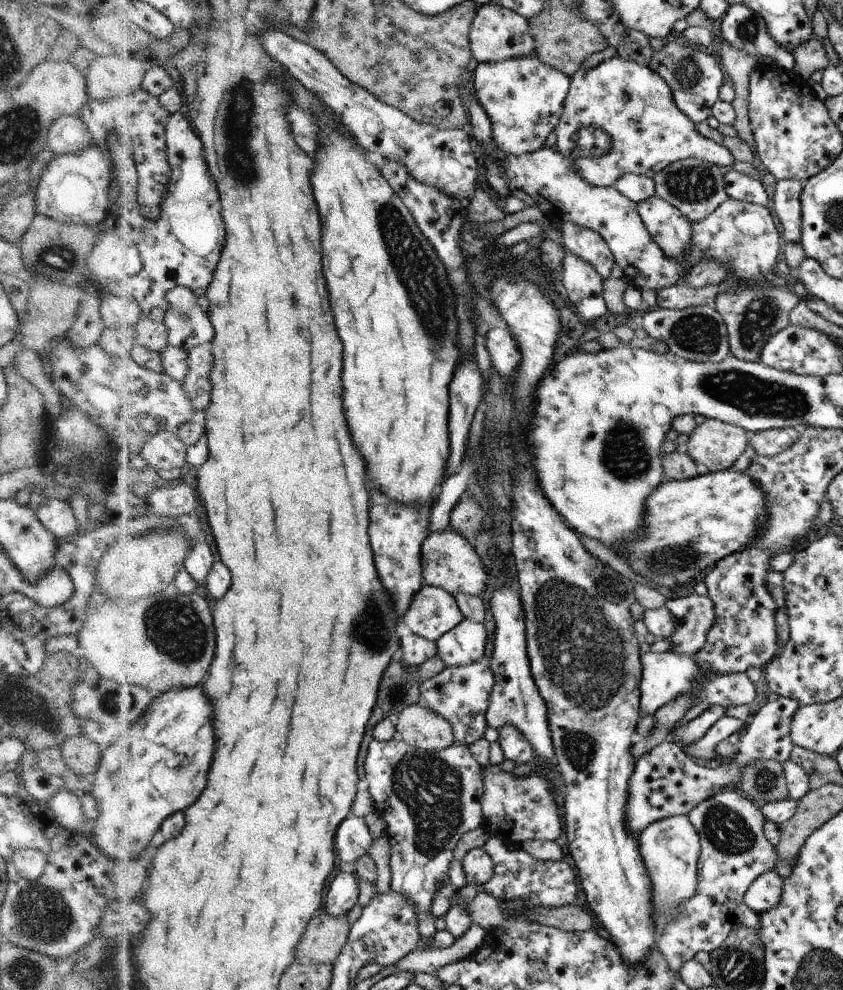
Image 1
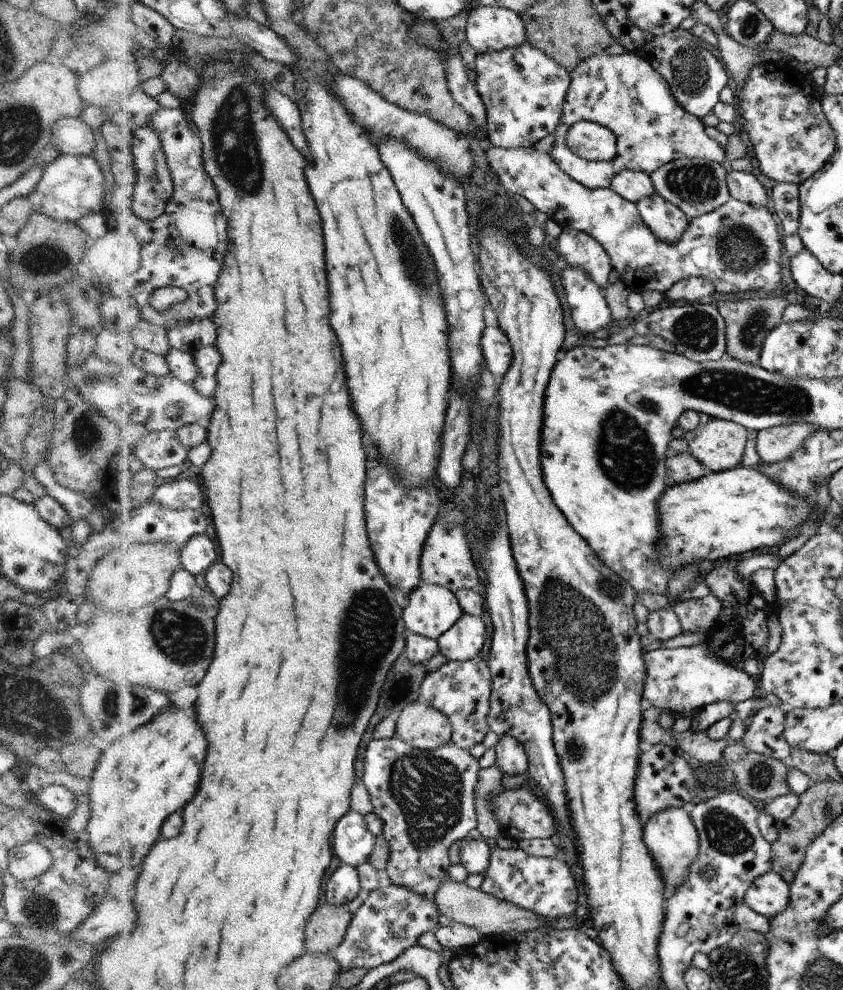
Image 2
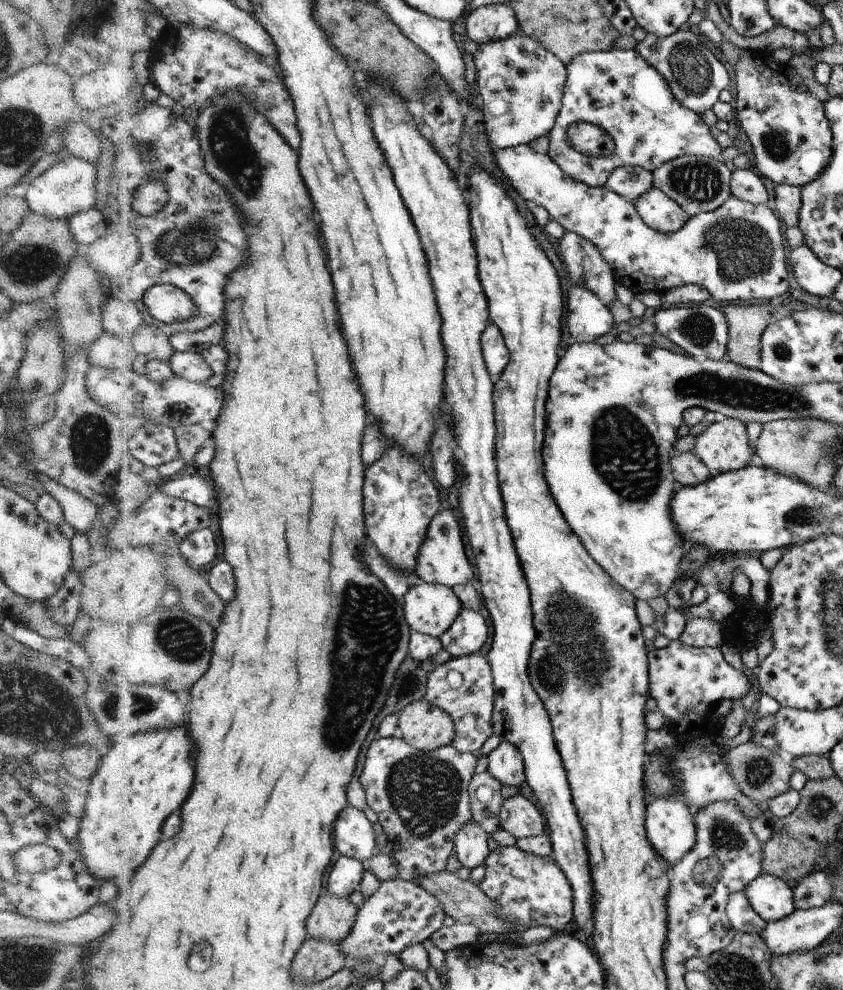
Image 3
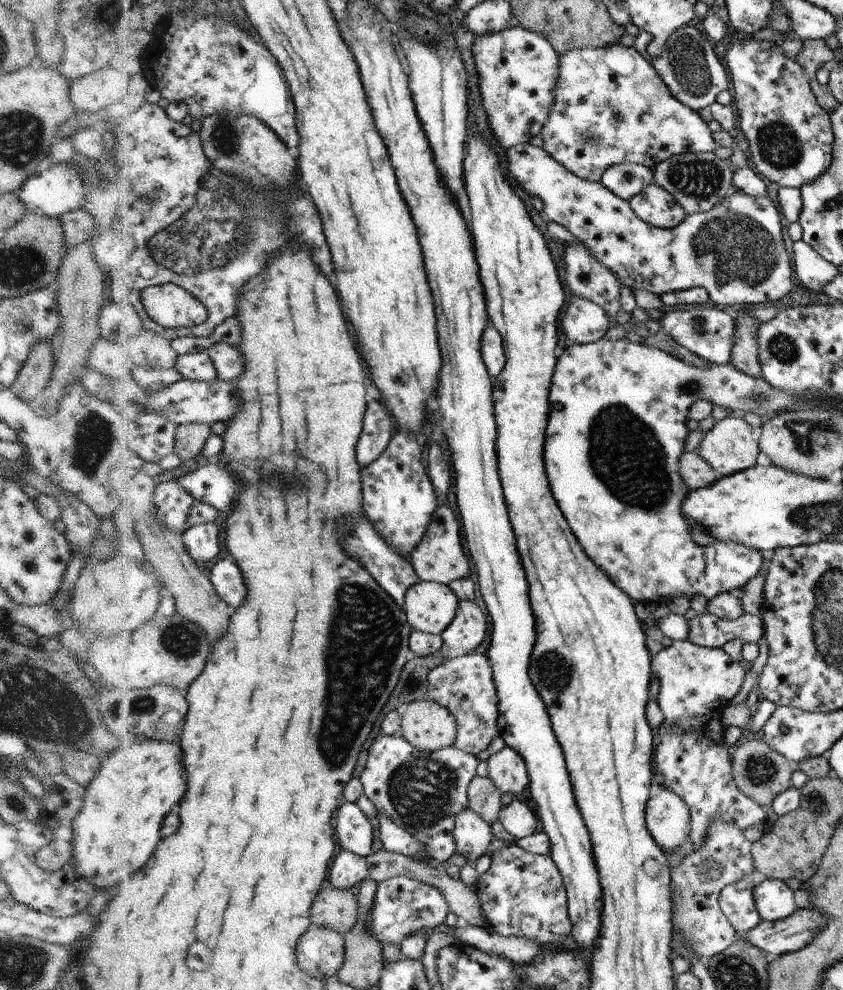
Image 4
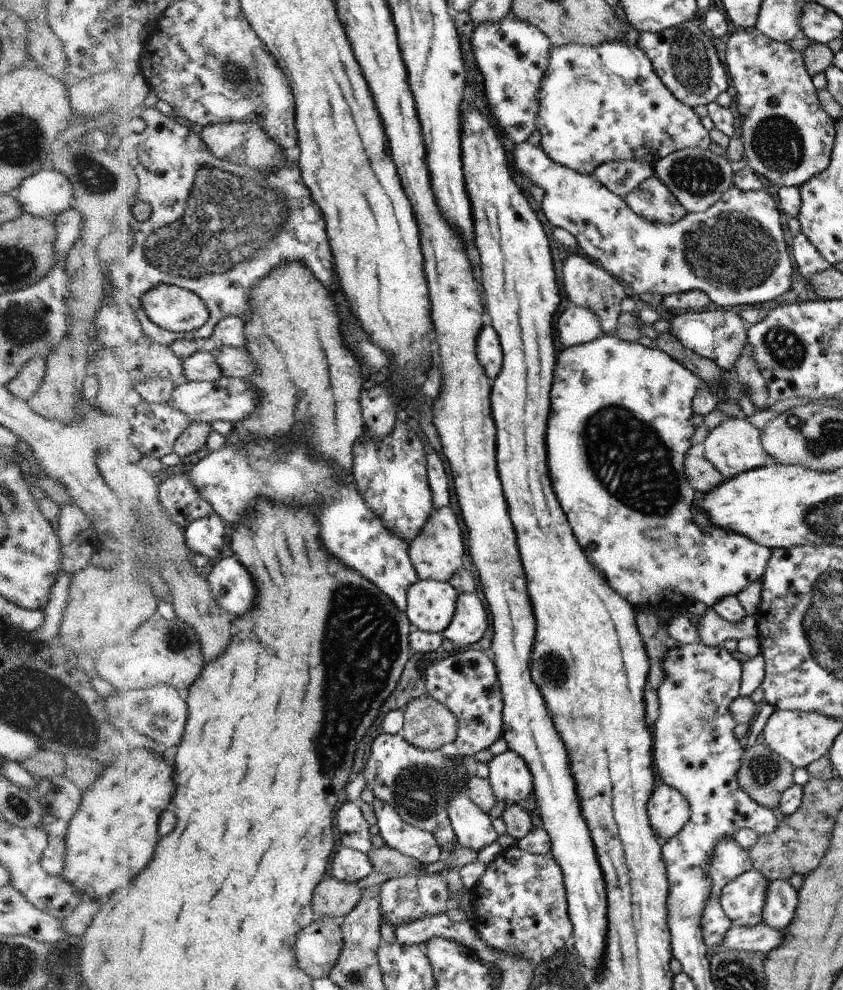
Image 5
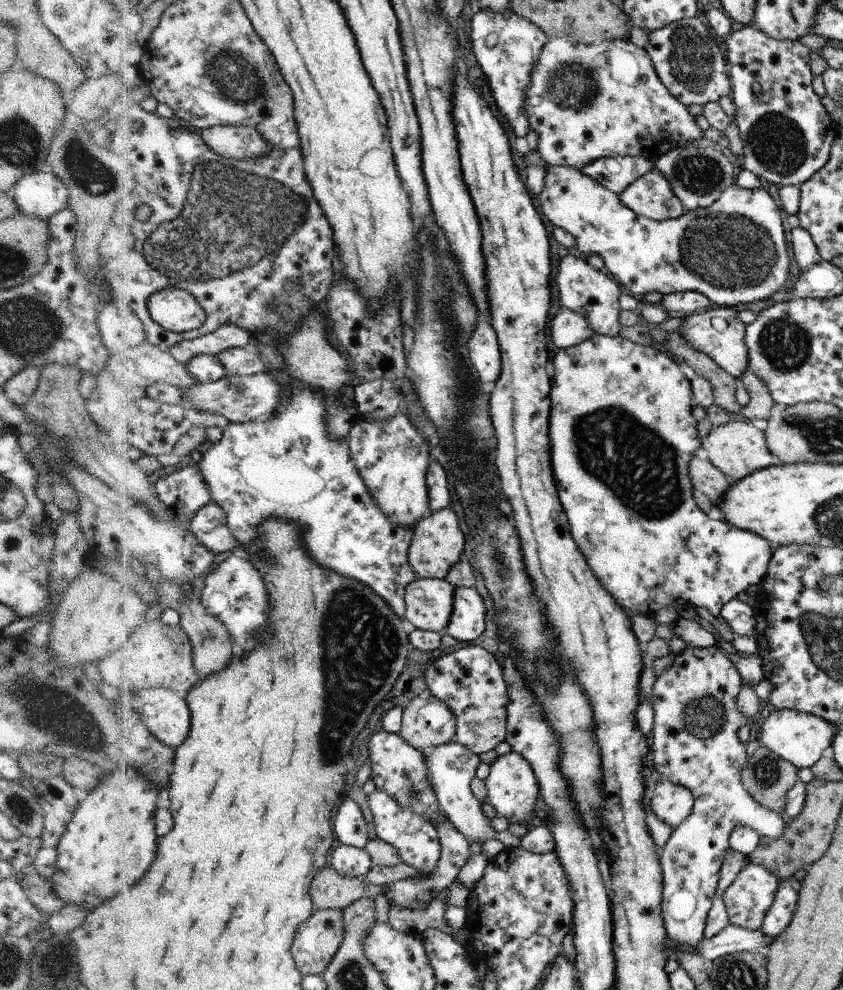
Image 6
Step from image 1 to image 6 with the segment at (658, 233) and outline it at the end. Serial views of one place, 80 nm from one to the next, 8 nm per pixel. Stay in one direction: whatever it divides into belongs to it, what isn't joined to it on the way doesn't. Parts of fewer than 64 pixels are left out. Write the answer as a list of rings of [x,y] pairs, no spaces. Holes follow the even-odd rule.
[[[656,168],[627,186],[619,197],[637,215],[655,221],[675,219],[686,212],[666,177]]]

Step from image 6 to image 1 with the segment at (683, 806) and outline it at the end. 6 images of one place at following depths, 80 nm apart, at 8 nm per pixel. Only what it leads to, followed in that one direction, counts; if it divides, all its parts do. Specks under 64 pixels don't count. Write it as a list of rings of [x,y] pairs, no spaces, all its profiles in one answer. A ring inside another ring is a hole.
[[[688,815],[668,817],[662,821],[656,821],[648,829],[644,829],[638,836],[639,851],[647,867],[648,876],[651,878],[652,918],[660,921],[660,932],[666,928],[666,922],[670,923],[678,914],[683,903],[687,903],[699,890],[699,858],[702,854],[702,839],[699,831],[691,822]]]

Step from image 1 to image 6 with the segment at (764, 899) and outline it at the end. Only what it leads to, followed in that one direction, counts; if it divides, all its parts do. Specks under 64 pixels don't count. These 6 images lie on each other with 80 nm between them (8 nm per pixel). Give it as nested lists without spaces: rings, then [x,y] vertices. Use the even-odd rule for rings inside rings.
[[[787,879],[780,880],[774,904],[764,917],[763,931],[774,939],[786,932],[787,926],[791,924],[794,918],[798,902],[799,893],[792,888],[790,881]]]

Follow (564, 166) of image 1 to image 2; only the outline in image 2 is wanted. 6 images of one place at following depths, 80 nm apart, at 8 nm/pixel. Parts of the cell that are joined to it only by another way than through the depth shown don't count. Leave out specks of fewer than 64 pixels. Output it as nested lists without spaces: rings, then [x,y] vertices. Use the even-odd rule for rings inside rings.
[[[485,147],[487,161],[498,176],[502,186],[508,194],[521,194],[529,200],[536,209],[544,212],[549,219],[557,222],[563,229],[566,227],[591,234],[607,250],[611,262],[620,273],[620,280],[630,288],[630,291],[644,292],[658,291],[666,293],[678,281],[688,277],[704,277],[715,284],[715,290],[730,294],[730,292],[767,292],[776,290],[782,280],[782,242],[778,234],[778,224],[774,216],[764,206],[754,206],[752,203],[728,199],[723,205],[712,212],[694,217],[690,220],[687,232],[678,242],[665,243],[650,230],[643,217],[639,214],[637,203],[630,202],[610,187],[592,189],[576,182],[565,172],[548,152],[524,147],[517,149],[503,149],[500,147]]]

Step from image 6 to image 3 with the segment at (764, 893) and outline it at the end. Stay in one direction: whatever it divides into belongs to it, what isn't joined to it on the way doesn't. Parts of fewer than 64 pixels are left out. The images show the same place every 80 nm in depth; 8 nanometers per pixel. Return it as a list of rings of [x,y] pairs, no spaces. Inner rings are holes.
[[[745,890],[729,897],[728,916],[736,932],[761,933],[768,922],[756,914]]]

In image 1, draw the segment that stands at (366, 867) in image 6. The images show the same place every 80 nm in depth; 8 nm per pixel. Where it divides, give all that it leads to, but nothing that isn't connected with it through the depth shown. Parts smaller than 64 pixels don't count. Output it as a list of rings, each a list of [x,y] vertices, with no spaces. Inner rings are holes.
[[[341,872],[331,884],[326,912],[336,918],[346,917],[360,902],[360,884],[348,872]]]

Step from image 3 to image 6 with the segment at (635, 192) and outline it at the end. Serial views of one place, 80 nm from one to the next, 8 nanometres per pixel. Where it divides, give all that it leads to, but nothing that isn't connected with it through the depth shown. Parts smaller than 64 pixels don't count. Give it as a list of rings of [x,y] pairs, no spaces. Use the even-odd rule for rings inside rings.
[[[620,156],[606,157],[583,168],[583,173],[596,179],[608,190],[617,195],[633,182],[655,168],[655,163],[644,157]]]

